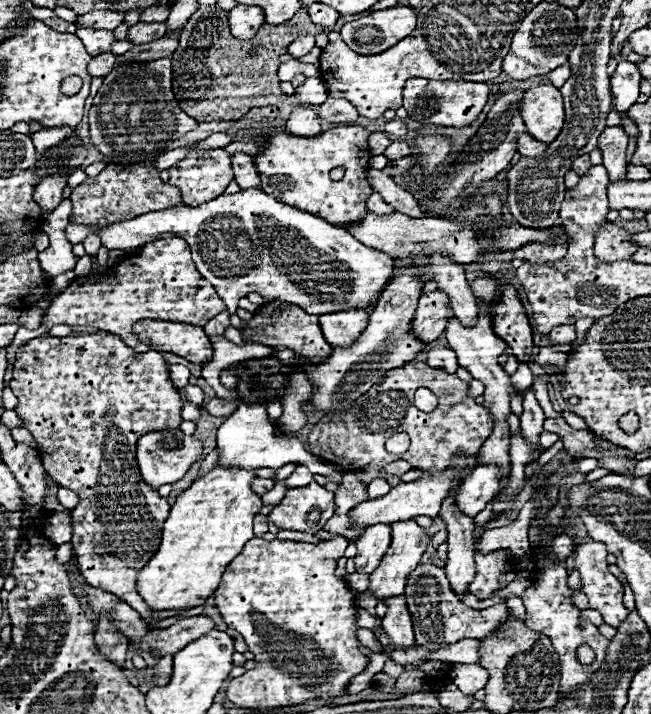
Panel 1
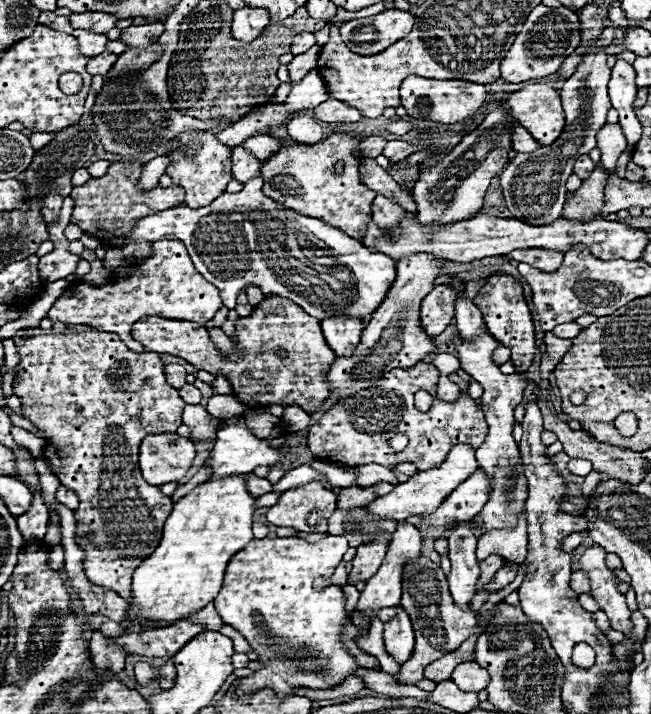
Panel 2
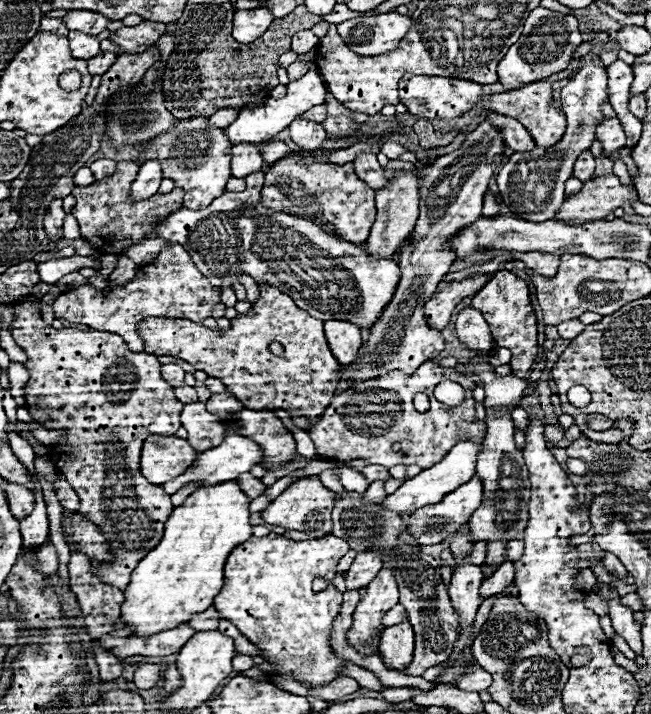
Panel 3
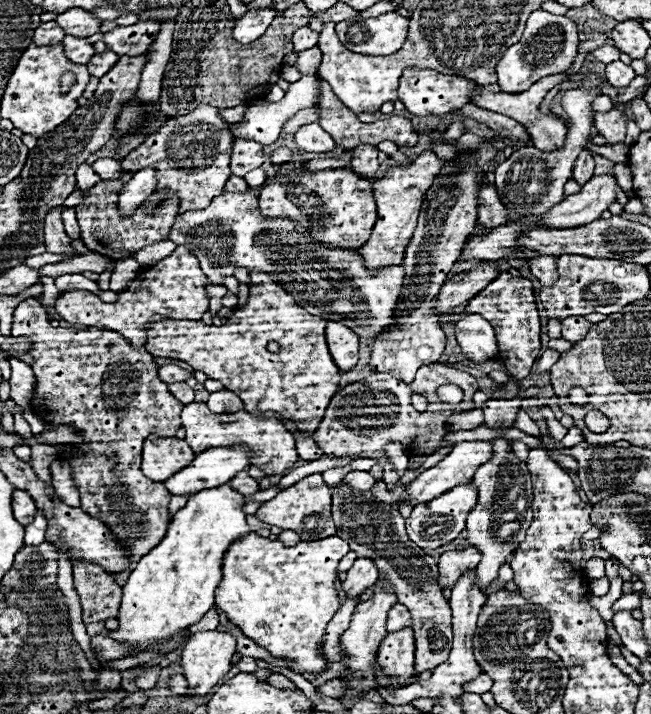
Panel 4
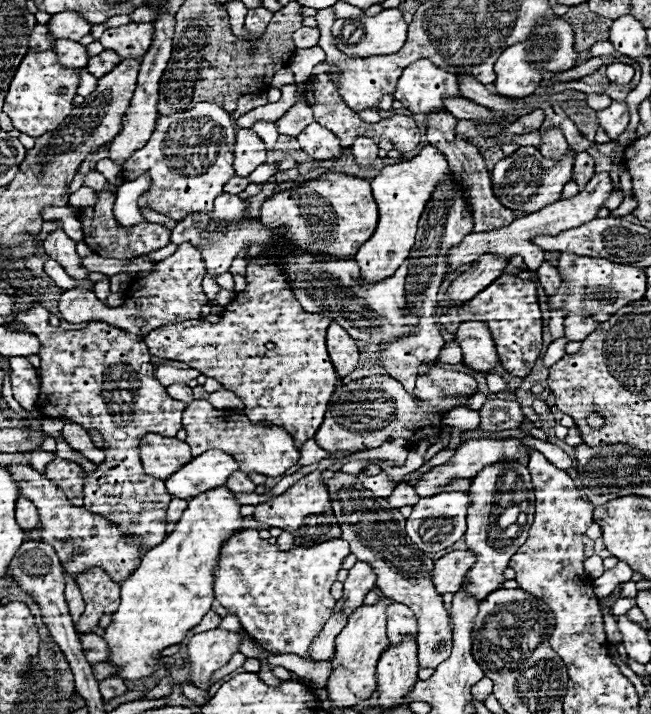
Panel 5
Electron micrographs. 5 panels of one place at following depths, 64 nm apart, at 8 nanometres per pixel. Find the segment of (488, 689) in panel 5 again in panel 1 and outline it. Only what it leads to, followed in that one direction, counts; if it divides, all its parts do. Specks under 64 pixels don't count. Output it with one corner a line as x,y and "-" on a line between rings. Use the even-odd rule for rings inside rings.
454,664
450,670
450,680
464,692
476,694
488,682
488,672
480,664

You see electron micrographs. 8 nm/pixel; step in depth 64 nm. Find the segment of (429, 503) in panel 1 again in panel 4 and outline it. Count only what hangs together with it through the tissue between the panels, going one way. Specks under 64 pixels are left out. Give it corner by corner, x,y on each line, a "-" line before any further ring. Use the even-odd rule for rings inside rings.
458,442
442,462
424,470
408,484
408,500
404,504
416,506
448,492
448,488
468,484
488,456
492,456
492,442

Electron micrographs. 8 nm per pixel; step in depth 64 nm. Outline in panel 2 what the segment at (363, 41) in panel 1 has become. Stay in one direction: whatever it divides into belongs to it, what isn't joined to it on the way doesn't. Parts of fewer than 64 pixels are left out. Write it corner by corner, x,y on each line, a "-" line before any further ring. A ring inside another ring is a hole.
384,10
370,18
348,20
340,26
342,40
356,54
376,54
408,36
414,26
414,16
400,10

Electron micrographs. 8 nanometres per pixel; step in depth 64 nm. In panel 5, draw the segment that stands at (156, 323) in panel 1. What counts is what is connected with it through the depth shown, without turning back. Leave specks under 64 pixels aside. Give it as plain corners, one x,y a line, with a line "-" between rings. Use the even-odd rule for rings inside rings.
250,260
246,266
246,290
236,294
232,304
224,308
218,322
210,324
192,318
180,324
166,324
148,332
144,342
148,344
152,356
186,362
204,376
216,378
226,390
234,392
244,402
244,414
252,424
276,424
294,438
296,448
302,448
306,440
312,440
316,428
320,428
320,420
324,420
328,400
338,382
338,374
326,352
326,330
330,324
332,318
326,312
304,312
294,298
292,286
284,280
284,272
280,272
280,264
276,264
276,260
268,260
268,264
-
268,342
274,344
272,350
266,348

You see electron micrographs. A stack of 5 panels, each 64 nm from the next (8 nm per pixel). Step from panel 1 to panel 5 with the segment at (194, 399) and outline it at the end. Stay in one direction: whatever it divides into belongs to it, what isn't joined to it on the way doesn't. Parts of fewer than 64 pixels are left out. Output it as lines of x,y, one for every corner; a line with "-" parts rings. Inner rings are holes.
174,382
174,384
166,386
166,392
168,392
172,398
182,400
182,402
186,402
186,404
194,400
194,398
192,398
192,388
188,388
186,384
180,384
180,382

